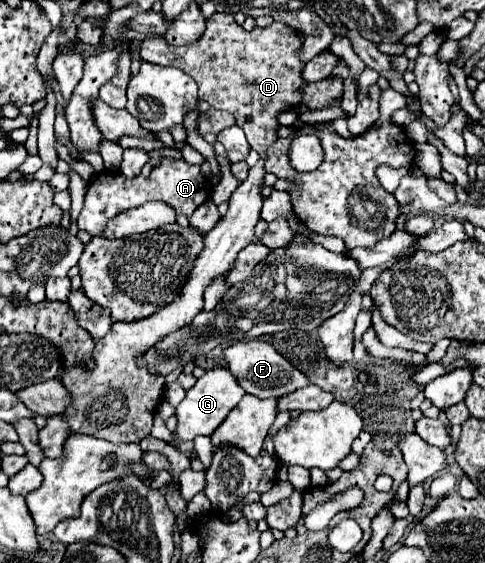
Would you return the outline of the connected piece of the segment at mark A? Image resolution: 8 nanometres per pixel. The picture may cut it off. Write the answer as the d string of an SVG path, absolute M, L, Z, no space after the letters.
M161 157L161 161L152 171L150 176L136 176L136 178L124 178L124 174L120 172L98 172L94 174L94 178L88 184L86 190L86 202L84 202L84 210L78 216L78 228L90 234L90 236L100 236L104 232L104 226L110 218L114 218L116 214L136 208L144 202L150 200L160 200L166 202L168 206L172 206L176 210L178 216L192 216L192 212L204 204L210 198L210 184L208 178L200 172L200 166L190 166L183 159L170 160Z

